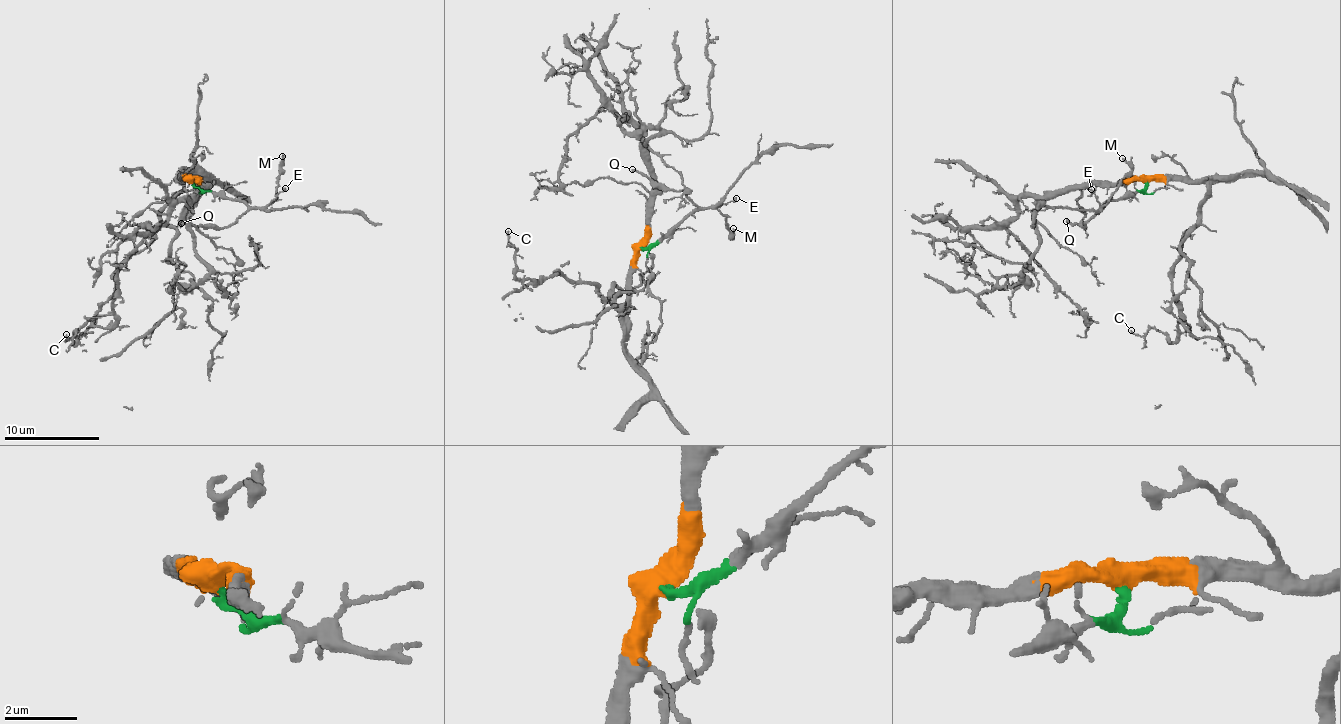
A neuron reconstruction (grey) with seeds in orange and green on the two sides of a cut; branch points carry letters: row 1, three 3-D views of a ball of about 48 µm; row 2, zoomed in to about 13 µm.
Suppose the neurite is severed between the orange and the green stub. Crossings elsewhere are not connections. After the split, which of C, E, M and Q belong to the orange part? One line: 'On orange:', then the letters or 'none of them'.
On orange: C

